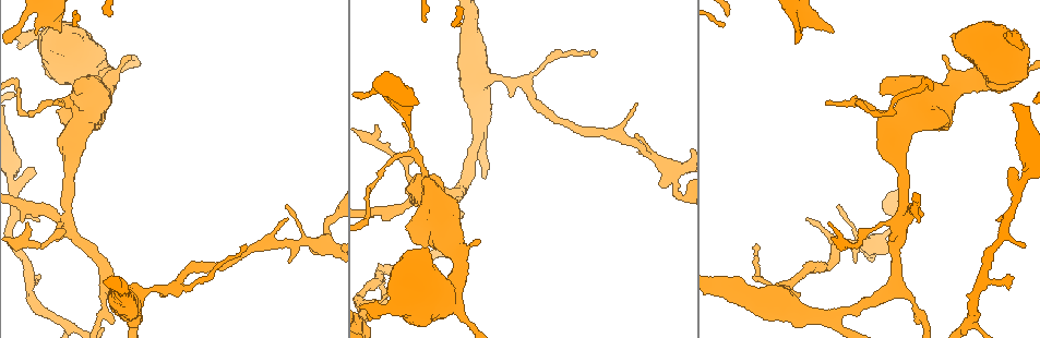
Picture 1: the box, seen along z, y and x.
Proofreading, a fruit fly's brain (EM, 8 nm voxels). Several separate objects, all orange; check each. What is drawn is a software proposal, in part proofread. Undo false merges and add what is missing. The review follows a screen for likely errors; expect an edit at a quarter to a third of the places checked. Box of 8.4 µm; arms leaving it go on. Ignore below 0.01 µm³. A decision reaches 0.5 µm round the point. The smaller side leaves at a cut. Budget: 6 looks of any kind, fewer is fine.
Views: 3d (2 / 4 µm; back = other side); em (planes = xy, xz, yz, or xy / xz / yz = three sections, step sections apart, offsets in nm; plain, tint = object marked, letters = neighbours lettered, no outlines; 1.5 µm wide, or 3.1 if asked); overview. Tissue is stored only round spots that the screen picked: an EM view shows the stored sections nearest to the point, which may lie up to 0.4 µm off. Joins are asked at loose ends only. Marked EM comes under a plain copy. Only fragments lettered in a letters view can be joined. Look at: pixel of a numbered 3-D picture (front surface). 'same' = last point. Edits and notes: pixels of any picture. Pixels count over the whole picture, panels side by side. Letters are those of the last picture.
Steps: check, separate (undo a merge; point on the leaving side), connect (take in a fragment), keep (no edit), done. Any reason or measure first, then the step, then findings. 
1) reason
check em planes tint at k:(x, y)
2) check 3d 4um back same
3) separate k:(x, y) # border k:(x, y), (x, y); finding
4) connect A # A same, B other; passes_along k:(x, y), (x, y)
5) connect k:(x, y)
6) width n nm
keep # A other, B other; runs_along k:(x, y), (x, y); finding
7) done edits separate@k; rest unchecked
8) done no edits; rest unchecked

an open end
check 3d 4um at 1:(35, 34)

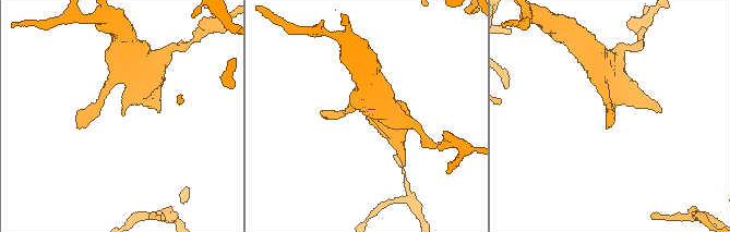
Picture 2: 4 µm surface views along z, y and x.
check em yz step 8 tint at 2:(122, 116)

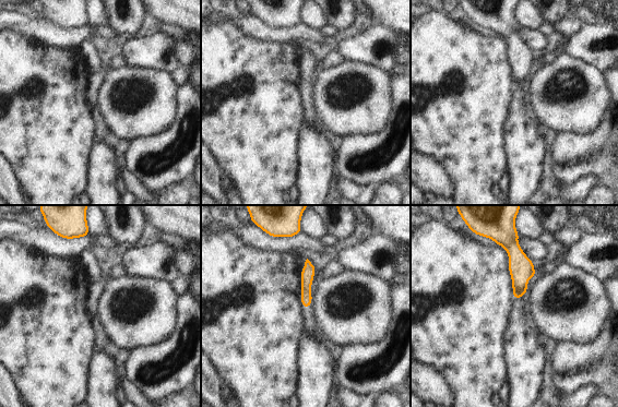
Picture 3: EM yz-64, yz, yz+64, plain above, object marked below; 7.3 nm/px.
check em xy step 8 letters same

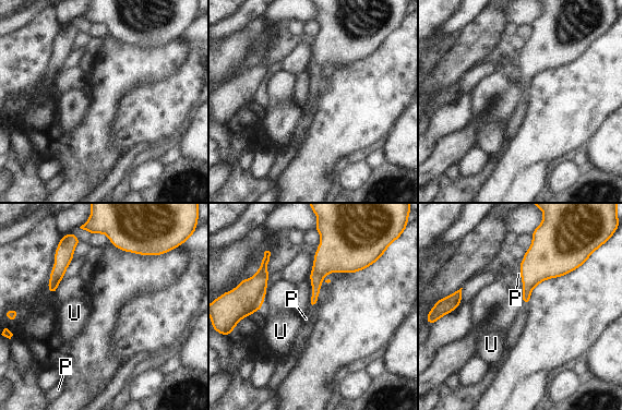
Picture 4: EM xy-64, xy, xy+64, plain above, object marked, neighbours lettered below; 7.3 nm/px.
longest_contact P 220 nm
connect P # P same, U other; passes_along 4:(326, 260), (312, 290), (306, 318); the neuron continues

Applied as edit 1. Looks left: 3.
check overview

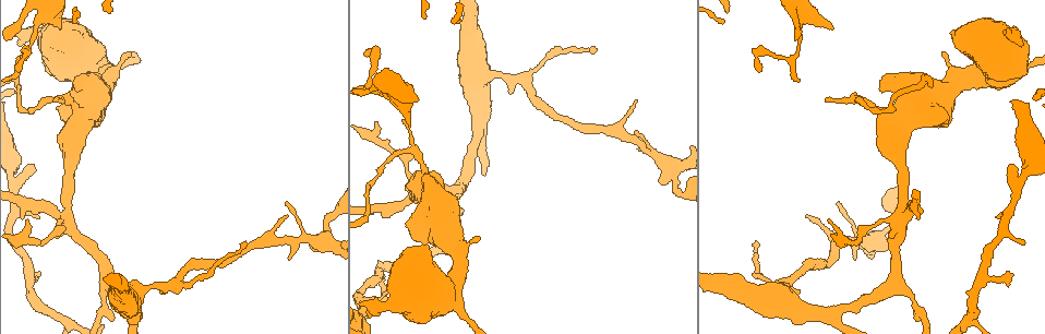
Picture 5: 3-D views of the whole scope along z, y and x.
abrupt turn
check em yz step 8 letters at 5:(410, 150)

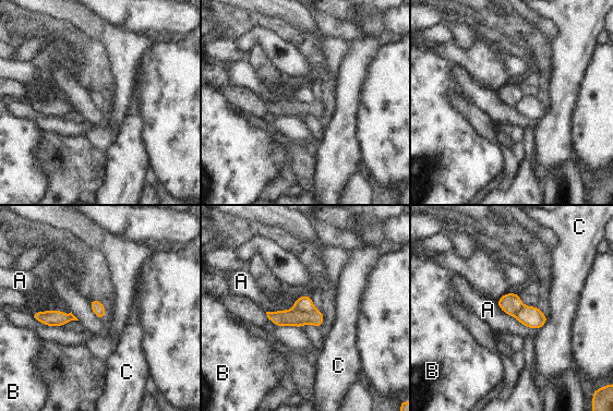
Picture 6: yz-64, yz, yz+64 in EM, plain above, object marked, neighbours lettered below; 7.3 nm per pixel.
width 90 nm
separate 6:(304, 303) # A other, B other, C other; two neurons meet here

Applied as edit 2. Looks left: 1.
tapers out
check em planes letters at 5:(592, 52)

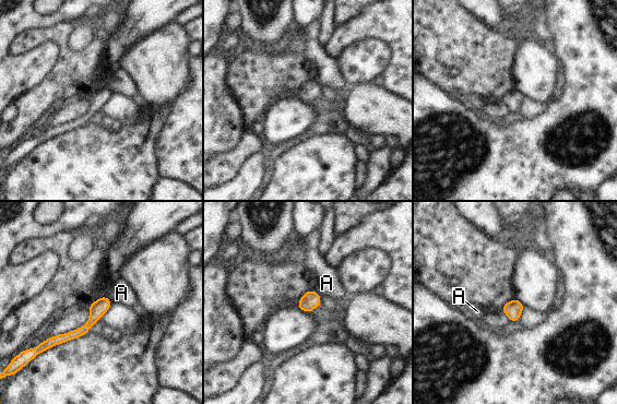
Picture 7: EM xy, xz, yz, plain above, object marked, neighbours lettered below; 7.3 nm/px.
width 120 nm
keep # A other; border 7:(312, 289), (321, 296); none of them fits

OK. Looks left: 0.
done edits connect@4, separate@6; rest unchecked

